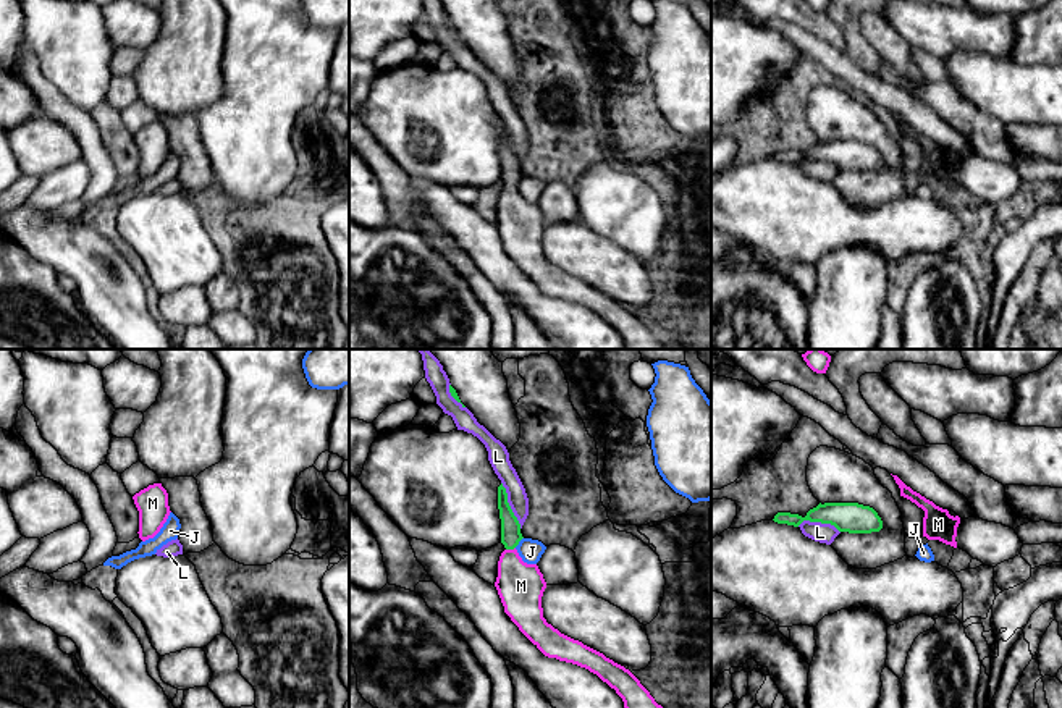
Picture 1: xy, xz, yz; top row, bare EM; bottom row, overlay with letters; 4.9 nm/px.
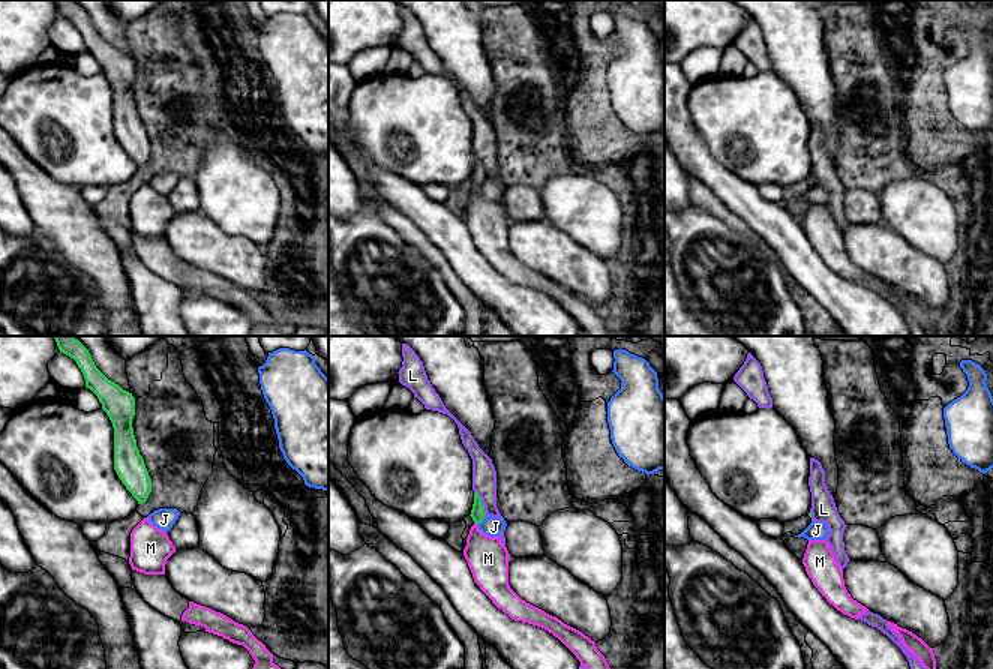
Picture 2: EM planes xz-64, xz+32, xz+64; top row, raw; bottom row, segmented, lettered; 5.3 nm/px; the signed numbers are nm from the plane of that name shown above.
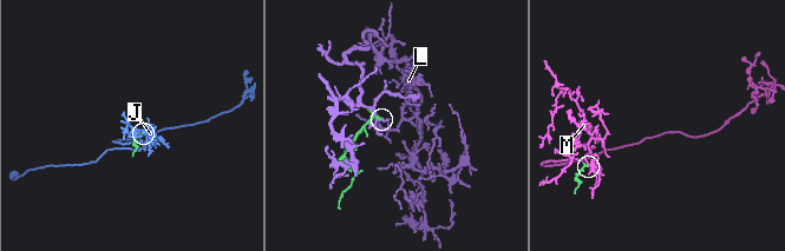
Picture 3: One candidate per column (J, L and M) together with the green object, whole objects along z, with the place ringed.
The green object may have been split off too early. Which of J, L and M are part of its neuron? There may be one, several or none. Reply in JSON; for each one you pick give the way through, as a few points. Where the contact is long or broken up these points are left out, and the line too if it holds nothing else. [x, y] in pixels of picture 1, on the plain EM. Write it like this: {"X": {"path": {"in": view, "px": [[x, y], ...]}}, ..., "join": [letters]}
{"M": {"path": {"in": "xz", "px": [[511, 173], [509, 186], [509, 204], [521, 223]]}}, "join": ["M"]}

